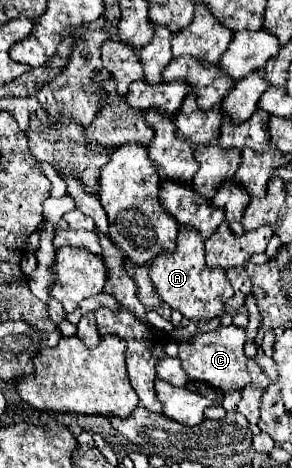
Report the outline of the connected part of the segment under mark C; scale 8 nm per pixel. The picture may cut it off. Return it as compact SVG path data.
M228 325L228 327L218 327L216 331L208 333L198 333L188 341L178 339L178 359L182 363L184 373L198 383L208 383L220 391L230 391L238 389L242 391L250 383L250 375L246 369L246 357L244 357L244 343L246 343L246 331Z

